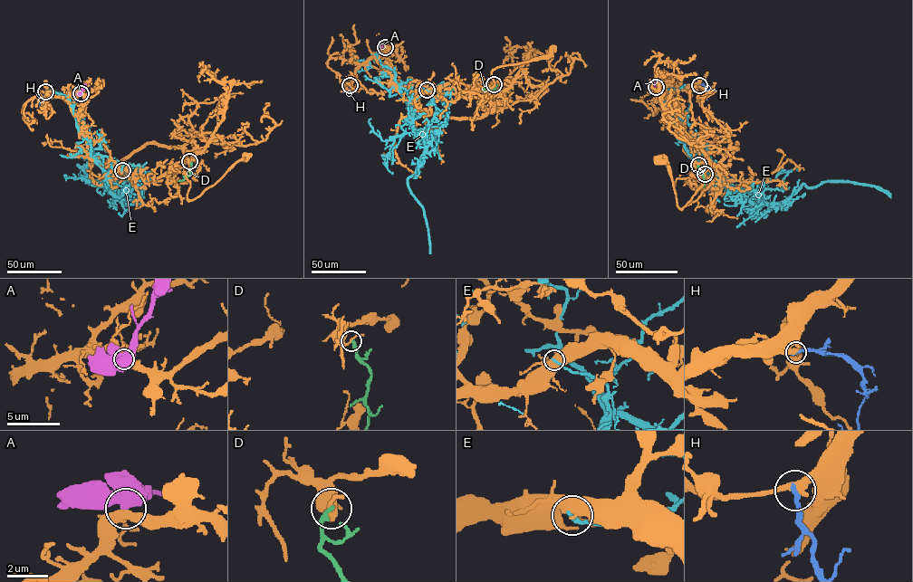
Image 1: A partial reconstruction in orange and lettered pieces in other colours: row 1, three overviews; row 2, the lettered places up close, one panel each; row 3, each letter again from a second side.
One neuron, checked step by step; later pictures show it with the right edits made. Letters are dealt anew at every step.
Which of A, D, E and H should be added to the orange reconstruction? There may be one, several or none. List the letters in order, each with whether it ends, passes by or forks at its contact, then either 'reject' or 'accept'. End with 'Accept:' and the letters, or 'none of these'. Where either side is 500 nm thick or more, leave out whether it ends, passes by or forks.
A: accept
D: it ends | reject
E: reject
H: it ends | reject
Accept: A

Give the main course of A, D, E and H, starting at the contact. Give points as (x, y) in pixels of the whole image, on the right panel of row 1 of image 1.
A: (656, 87), (654, 76)
D: (698, 165), (703, 174), (703, 186)
E: (705, 174), (712, 172), (723, 186), (754, 205), (688, 153), (665, 100), (670, 90), (685, 84)
H: (699, 85), (706, 88), (706, 99)

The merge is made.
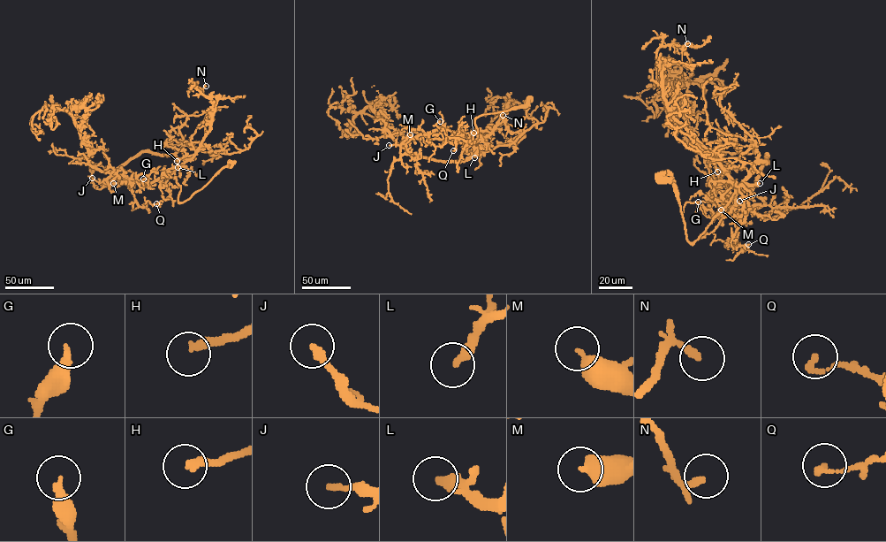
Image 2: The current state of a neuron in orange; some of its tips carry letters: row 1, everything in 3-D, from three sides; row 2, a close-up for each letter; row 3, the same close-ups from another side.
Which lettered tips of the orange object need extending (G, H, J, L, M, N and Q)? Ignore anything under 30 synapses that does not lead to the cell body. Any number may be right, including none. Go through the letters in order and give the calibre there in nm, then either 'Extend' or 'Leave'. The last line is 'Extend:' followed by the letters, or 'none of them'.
G: Thickness 340 nm. Leave
H: Thickness 280 nm. Leave
J: Thickness 200 nm. Leave
L: Thickness 340 nm. Extend
M: Thickness 460 nm. Leave
N: Thickness 220 nm. Leave
Q: Thickness 190 nm. Leave
Extend: L

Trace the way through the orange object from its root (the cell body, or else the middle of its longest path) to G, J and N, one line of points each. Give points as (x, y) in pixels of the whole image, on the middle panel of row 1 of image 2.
G: (449, 161), (466, 161), (473, 148), (468, 143), (451, 143), (445, 140), (436, 125), (440, 121)
J: (449, 161), (466, 161), (473, 148), (468, 143), (451, 143), (423, 134), (408, 139), (400, 145), (389, 145)
N: (449, 161), (466, 161), (473, 152), (473, 144), (491, 133), (511, 100), (494, 96), (493, 111), (503, 115)

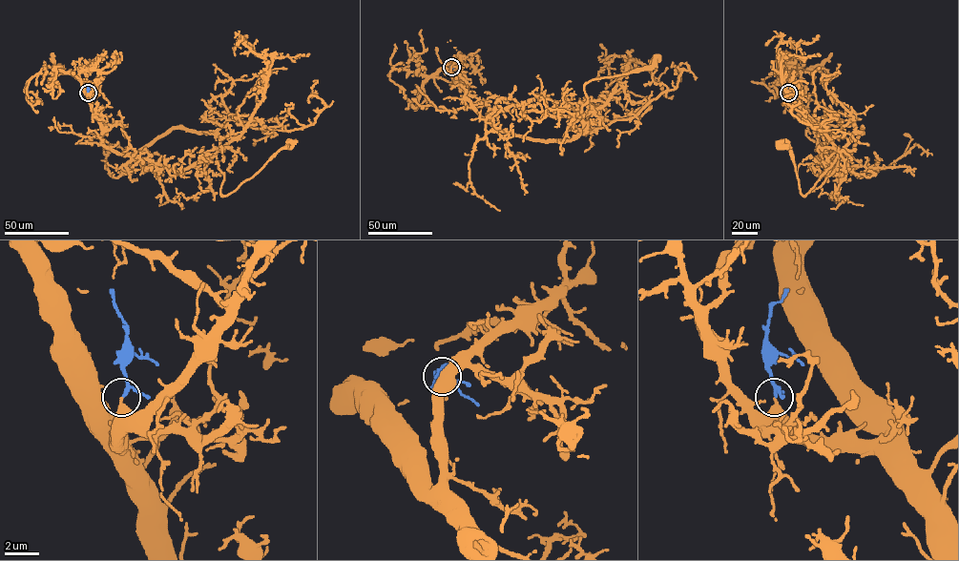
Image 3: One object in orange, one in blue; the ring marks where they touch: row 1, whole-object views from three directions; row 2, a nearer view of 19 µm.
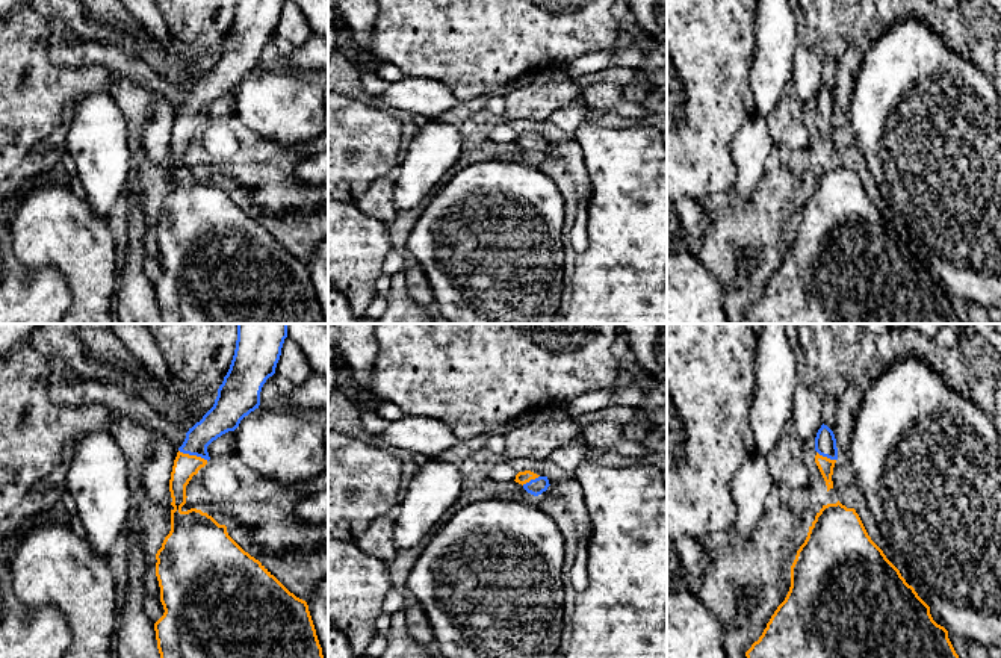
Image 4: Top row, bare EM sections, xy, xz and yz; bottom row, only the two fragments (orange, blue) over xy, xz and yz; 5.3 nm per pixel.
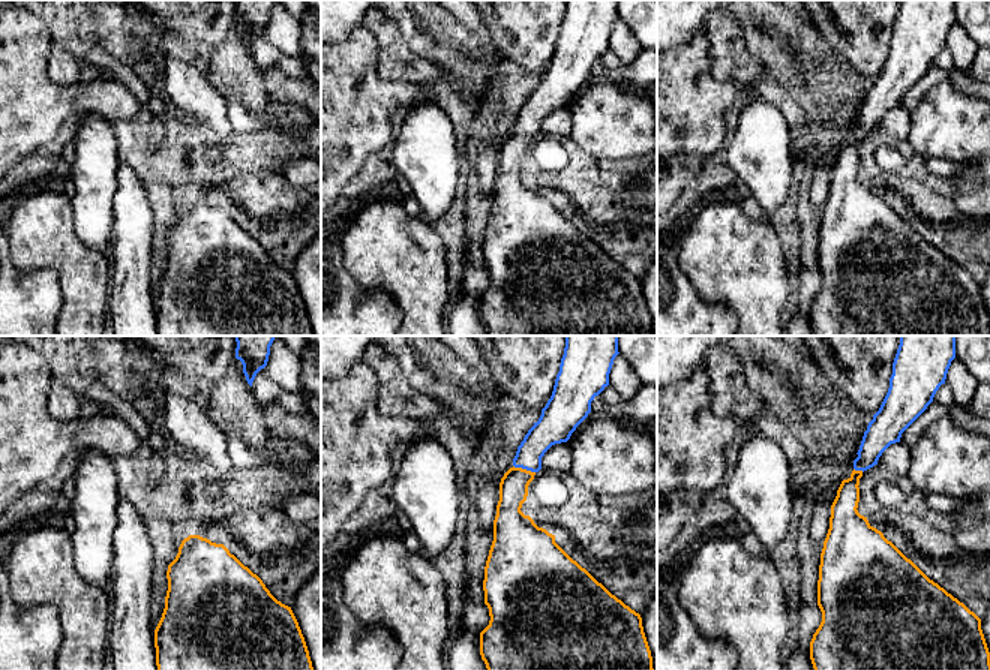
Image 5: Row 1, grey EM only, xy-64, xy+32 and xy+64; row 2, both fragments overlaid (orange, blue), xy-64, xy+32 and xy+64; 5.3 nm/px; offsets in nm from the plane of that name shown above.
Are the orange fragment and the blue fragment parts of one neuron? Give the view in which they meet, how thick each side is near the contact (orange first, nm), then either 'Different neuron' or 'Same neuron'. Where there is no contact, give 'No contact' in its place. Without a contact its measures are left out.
Touches orange in xy. Thickness 130 nm (orange) against 160 nm. Same neuron

